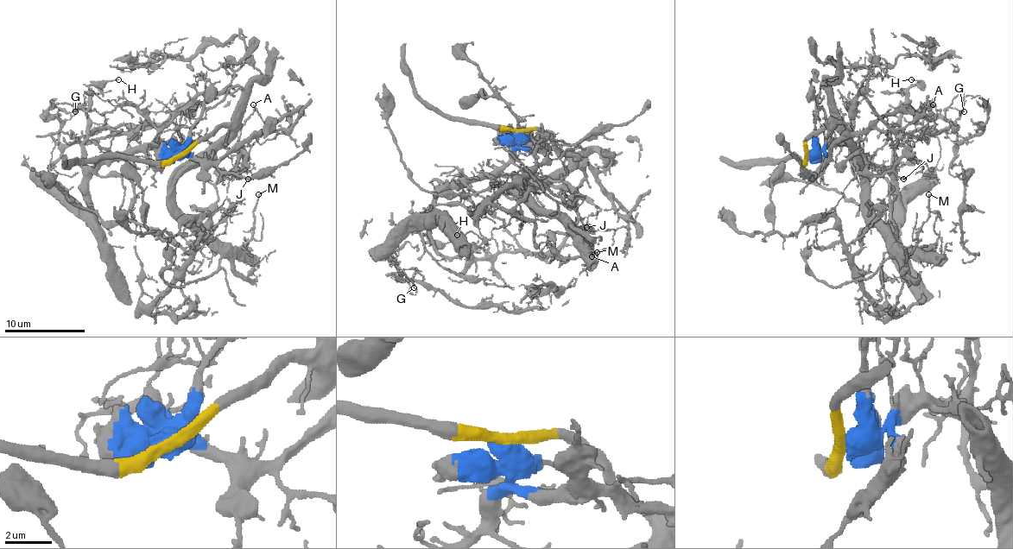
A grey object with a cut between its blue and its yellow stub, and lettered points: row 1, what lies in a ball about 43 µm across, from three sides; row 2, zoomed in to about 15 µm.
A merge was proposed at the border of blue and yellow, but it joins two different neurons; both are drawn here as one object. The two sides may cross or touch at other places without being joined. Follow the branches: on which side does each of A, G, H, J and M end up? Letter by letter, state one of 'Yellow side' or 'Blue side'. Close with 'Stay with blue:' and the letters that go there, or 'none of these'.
A: Yellow side
G: Blue side
H: Blue side
J: Yellow side
M: Yellow side
Stay with blue: G, H

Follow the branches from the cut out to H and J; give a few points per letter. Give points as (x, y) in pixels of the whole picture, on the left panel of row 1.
H: (180, 154), (175, 146), (155, 142), (98, 165), (85, 165), (89, 88), (119, 79)
J: (180, 154), (226, 126), (232, 134), (210, 162), (249, 179)

